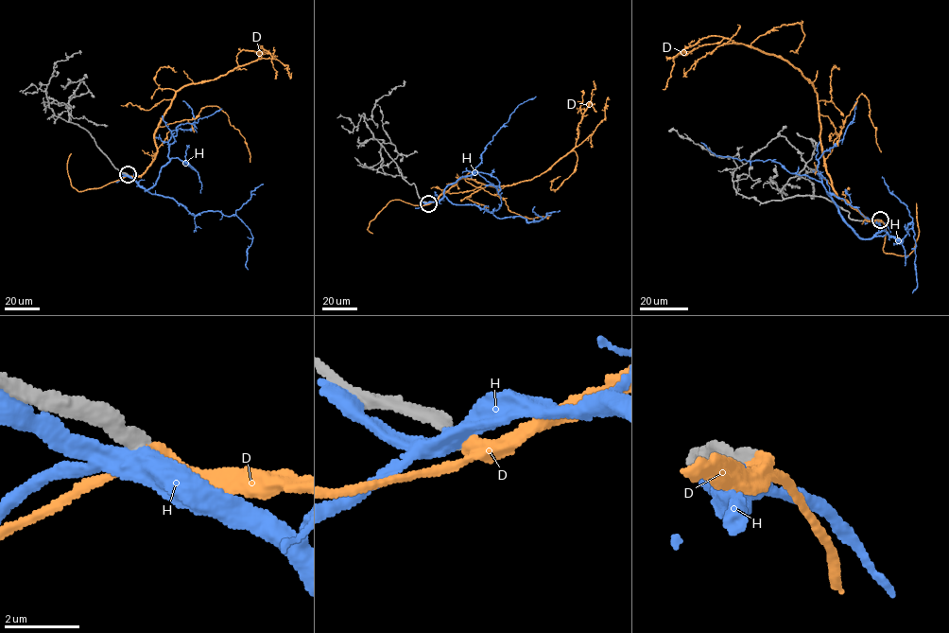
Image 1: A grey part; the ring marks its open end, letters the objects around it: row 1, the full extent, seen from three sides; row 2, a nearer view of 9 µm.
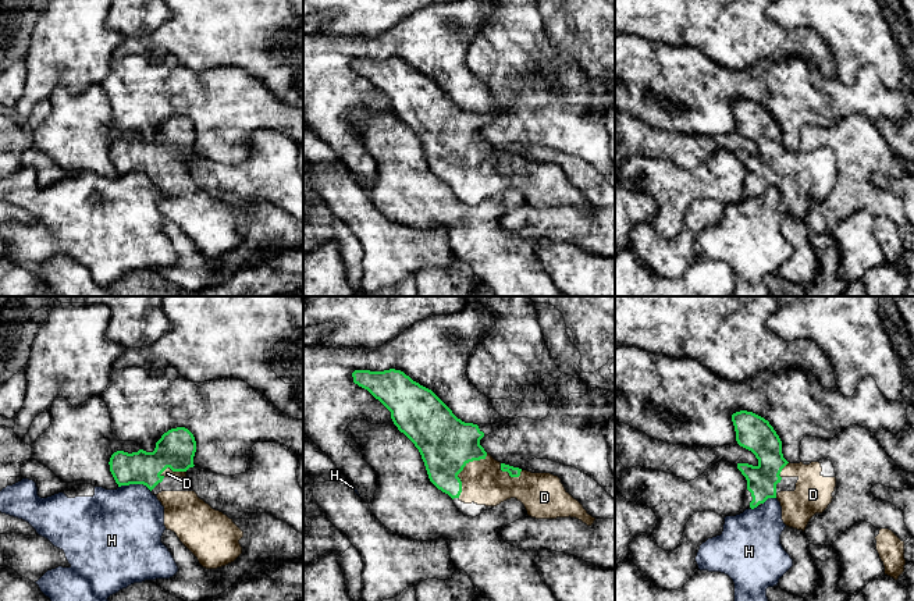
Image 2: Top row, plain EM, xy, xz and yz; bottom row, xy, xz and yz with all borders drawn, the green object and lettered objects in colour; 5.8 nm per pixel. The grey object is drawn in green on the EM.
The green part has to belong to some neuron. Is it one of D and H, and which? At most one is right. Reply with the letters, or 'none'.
D

